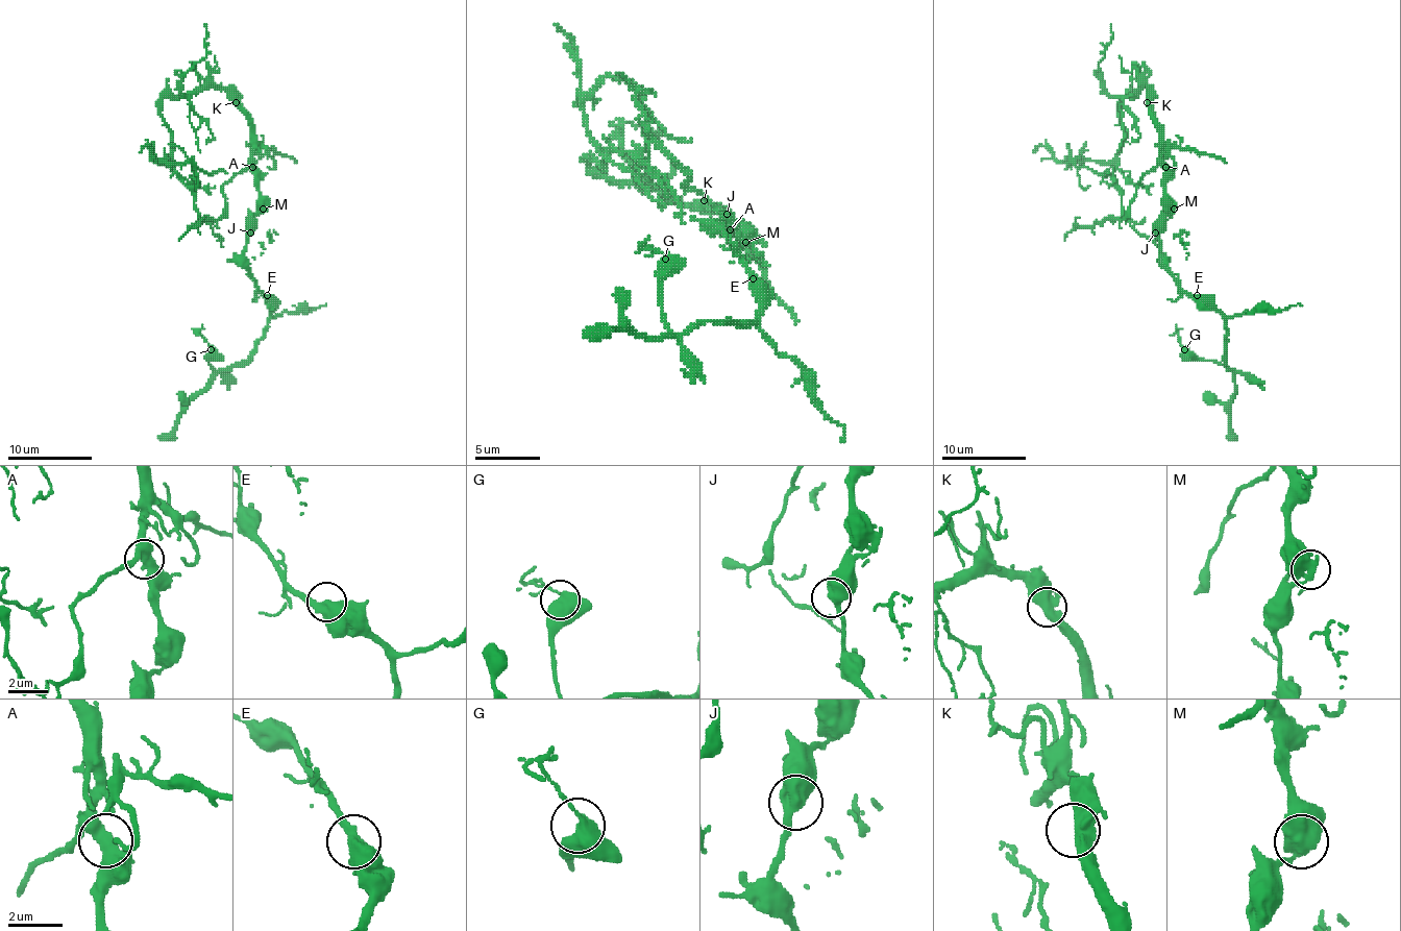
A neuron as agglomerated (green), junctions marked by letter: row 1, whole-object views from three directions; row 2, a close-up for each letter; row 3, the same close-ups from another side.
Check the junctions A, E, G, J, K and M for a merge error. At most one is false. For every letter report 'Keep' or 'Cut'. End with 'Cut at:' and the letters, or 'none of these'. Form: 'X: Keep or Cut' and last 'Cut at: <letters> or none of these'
A: Keep
E: Keep
G: Keep
J: Keep
K: Keep
M: Cut
Cut at: M

